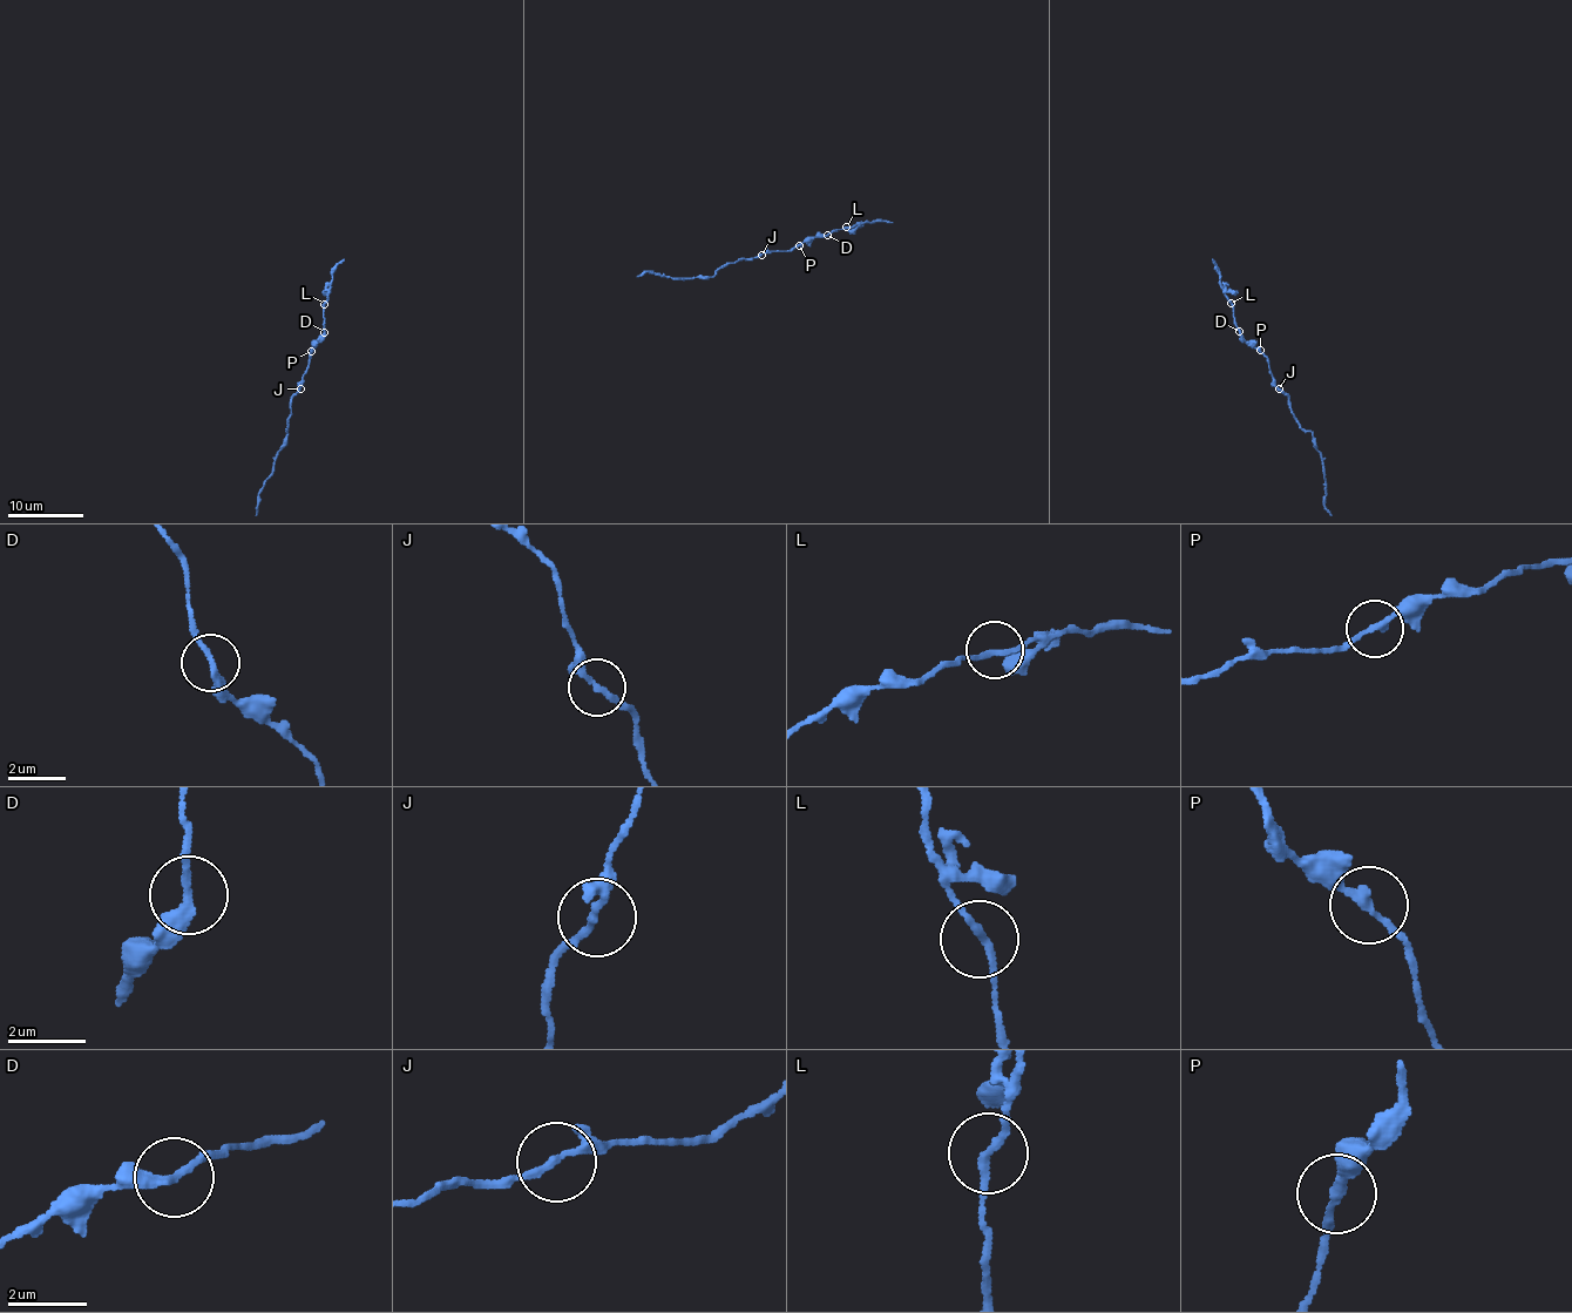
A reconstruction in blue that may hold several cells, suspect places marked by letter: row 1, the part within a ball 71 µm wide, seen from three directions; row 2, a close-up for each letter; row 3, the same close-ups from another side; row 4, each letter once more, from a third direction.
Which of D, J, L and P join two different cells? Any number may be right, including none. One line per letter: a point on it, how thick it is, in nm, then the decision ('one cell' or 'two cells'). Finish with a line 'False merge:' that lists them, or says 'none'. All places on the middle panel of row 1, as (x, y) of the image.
D: place (827, 235); calibre 240 nm; one cell
J: place (761, 255); calibre 170 nm; one cell
L: place (846, 227); calibre 180 nm; two cells
P: place (799, 245); calibre 220 nm; one cell
False merge: L

